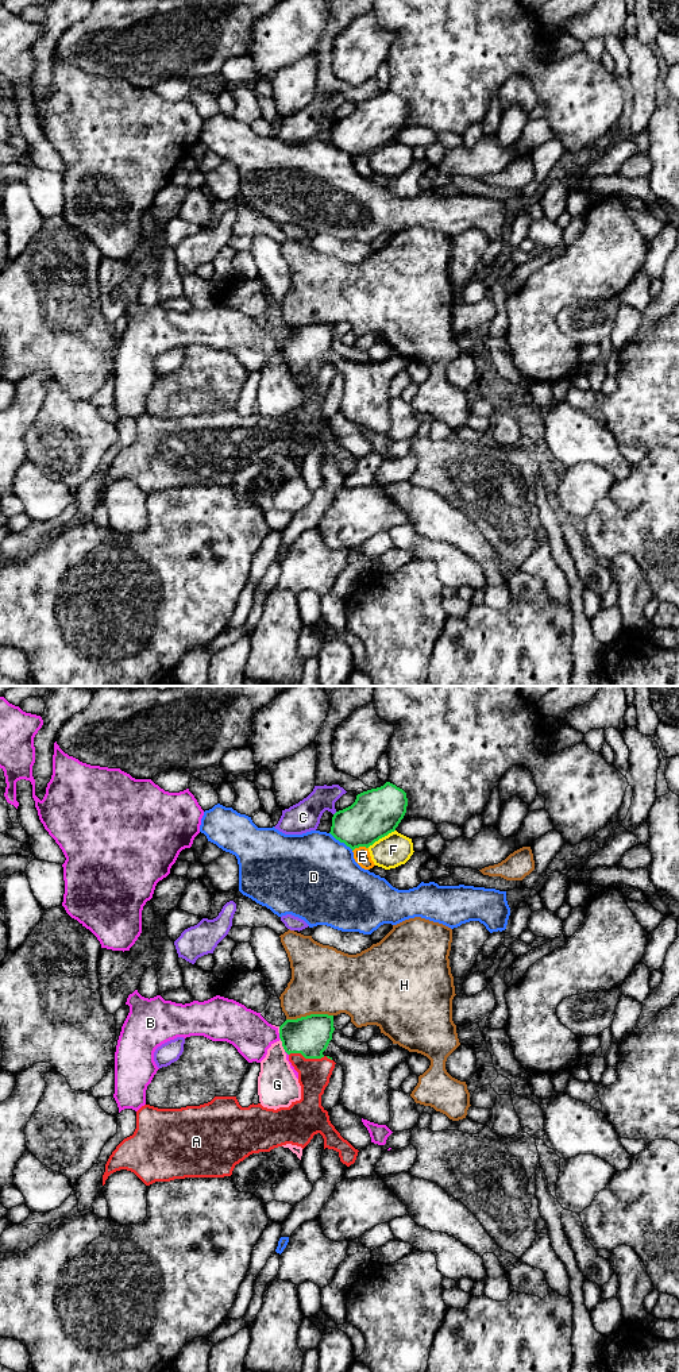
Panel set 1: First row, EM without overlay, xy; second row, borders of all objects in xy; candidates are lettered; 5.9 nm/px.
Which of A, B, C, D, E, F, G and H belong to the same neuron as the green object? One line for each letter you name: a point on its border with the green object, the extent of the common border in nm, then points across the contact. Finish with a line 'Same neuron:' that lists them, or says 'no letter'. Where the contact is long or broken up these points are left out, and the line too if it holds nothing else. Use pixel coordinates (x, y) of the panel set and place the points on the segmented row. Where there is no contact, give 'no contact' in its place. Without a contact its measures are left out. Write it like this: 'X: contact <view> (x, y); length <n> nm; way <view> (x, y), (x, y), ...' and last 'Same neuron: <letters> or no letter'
A: contact xy (311, 1058); length 260 nm; way xy (309, 1036), (311, 1058), (313, 1074)
Same neuron: A

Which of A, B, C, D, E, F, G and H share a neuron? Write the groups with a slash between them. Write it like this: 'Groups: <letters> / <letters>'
Groups: A / B / C / D / E / F / G / H

